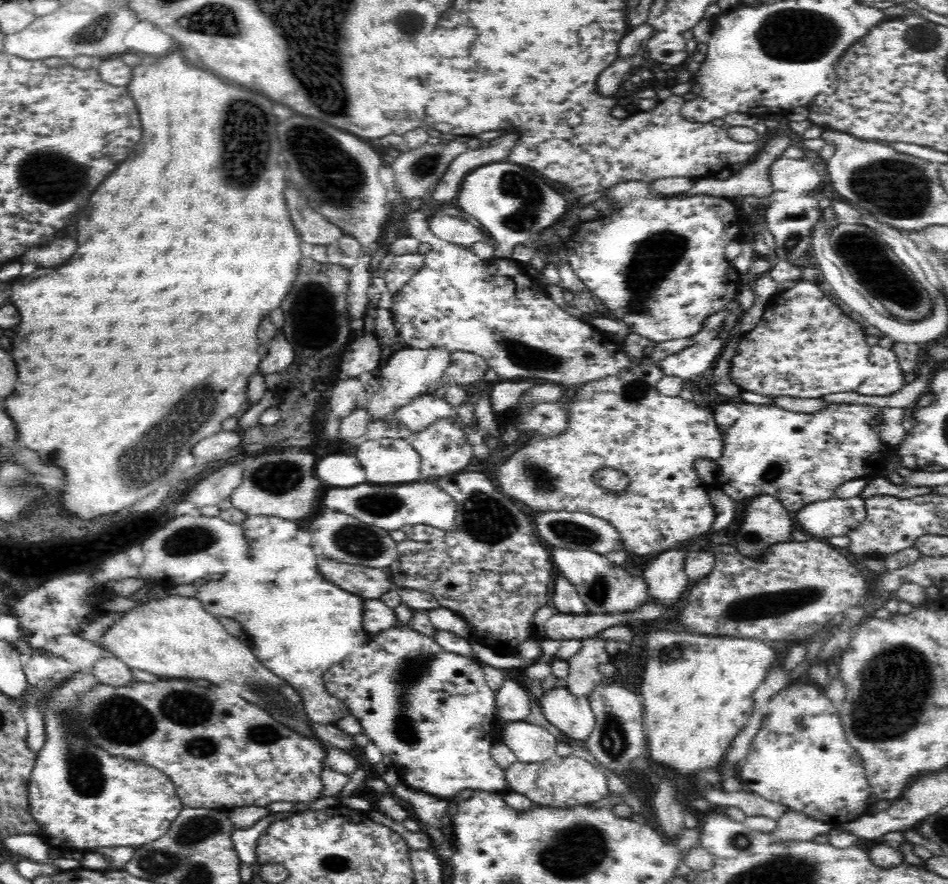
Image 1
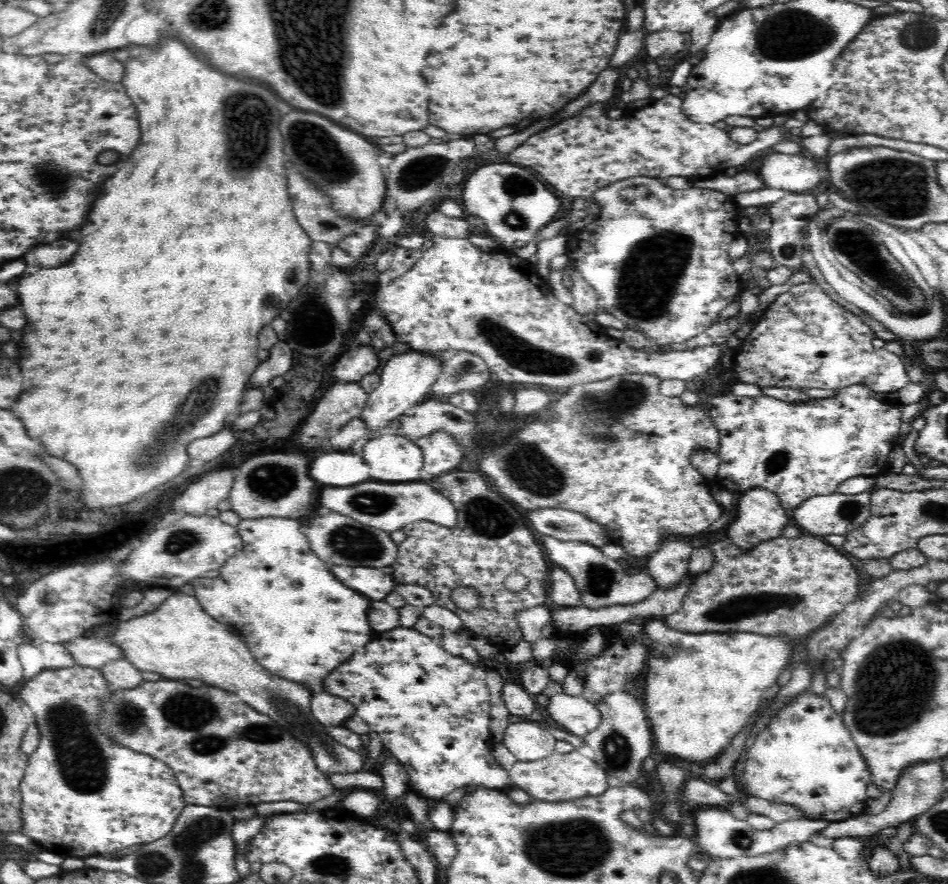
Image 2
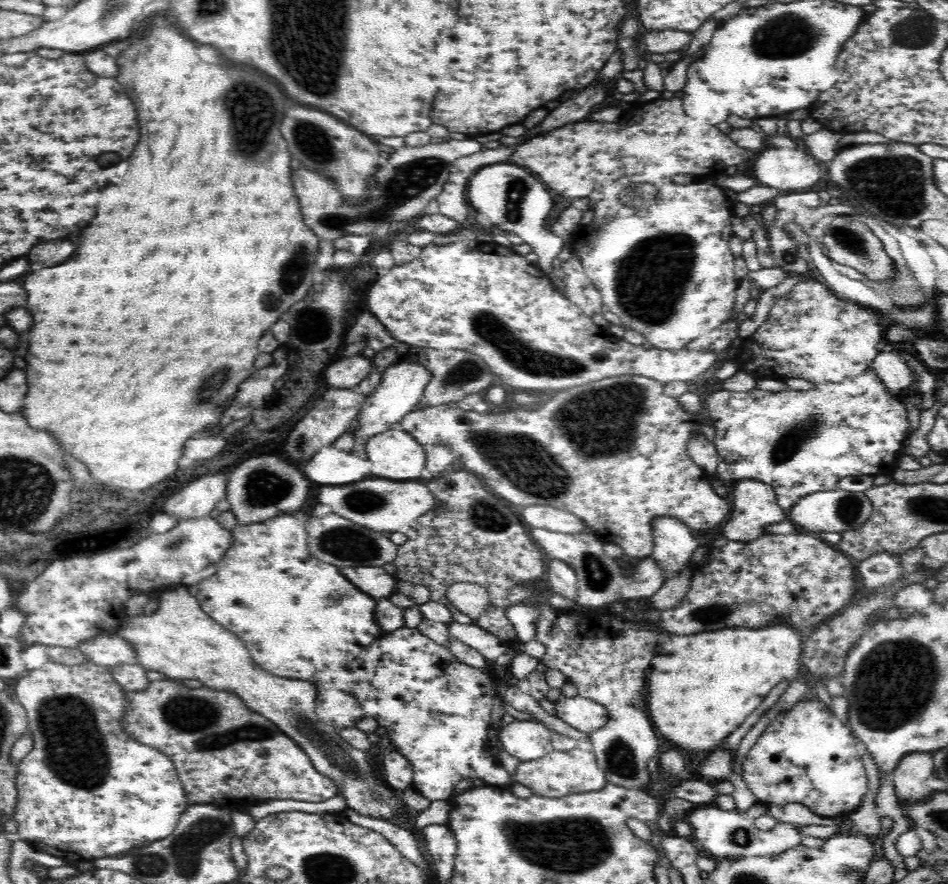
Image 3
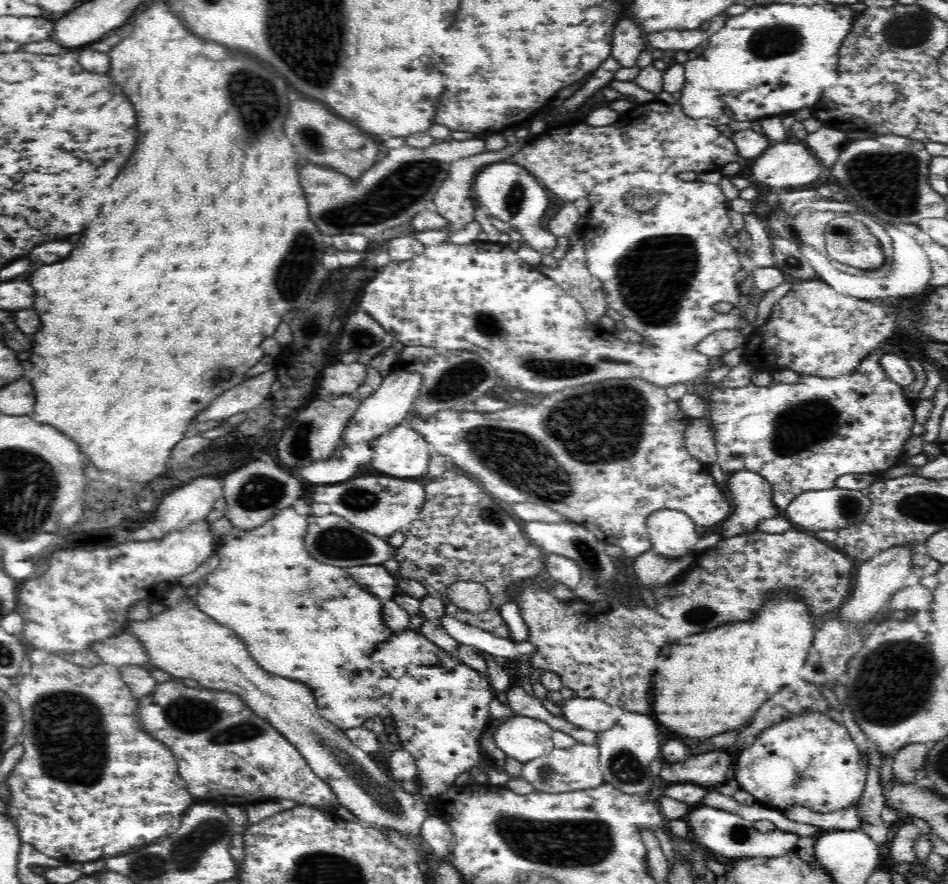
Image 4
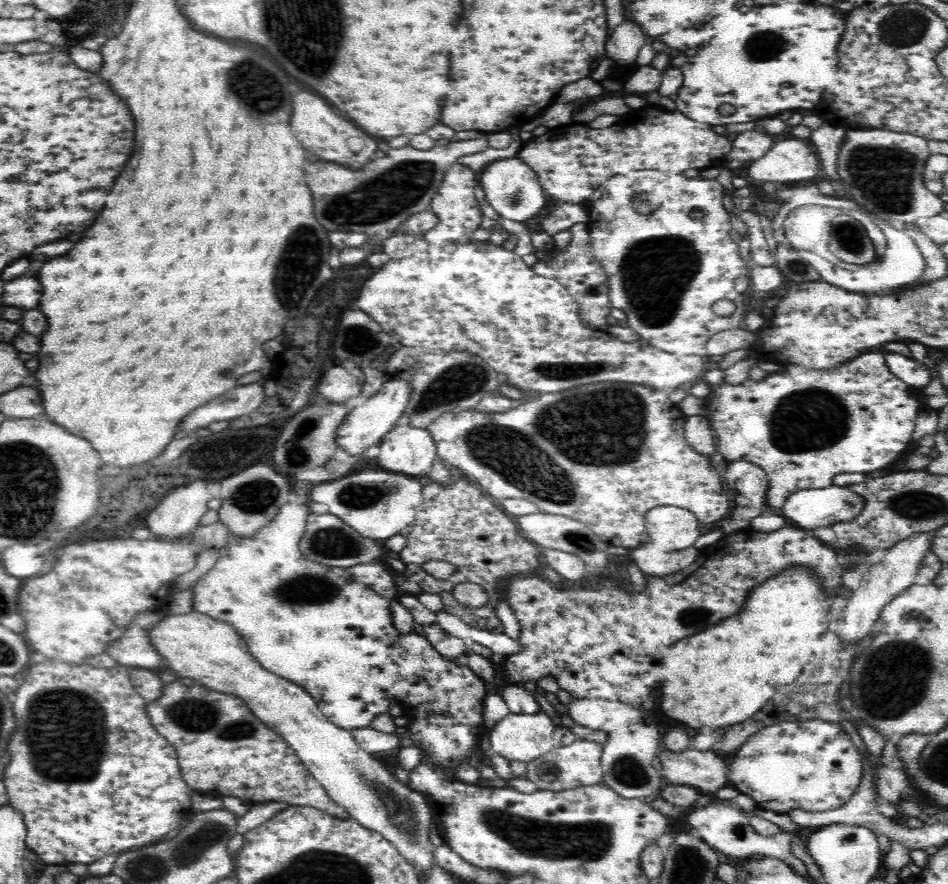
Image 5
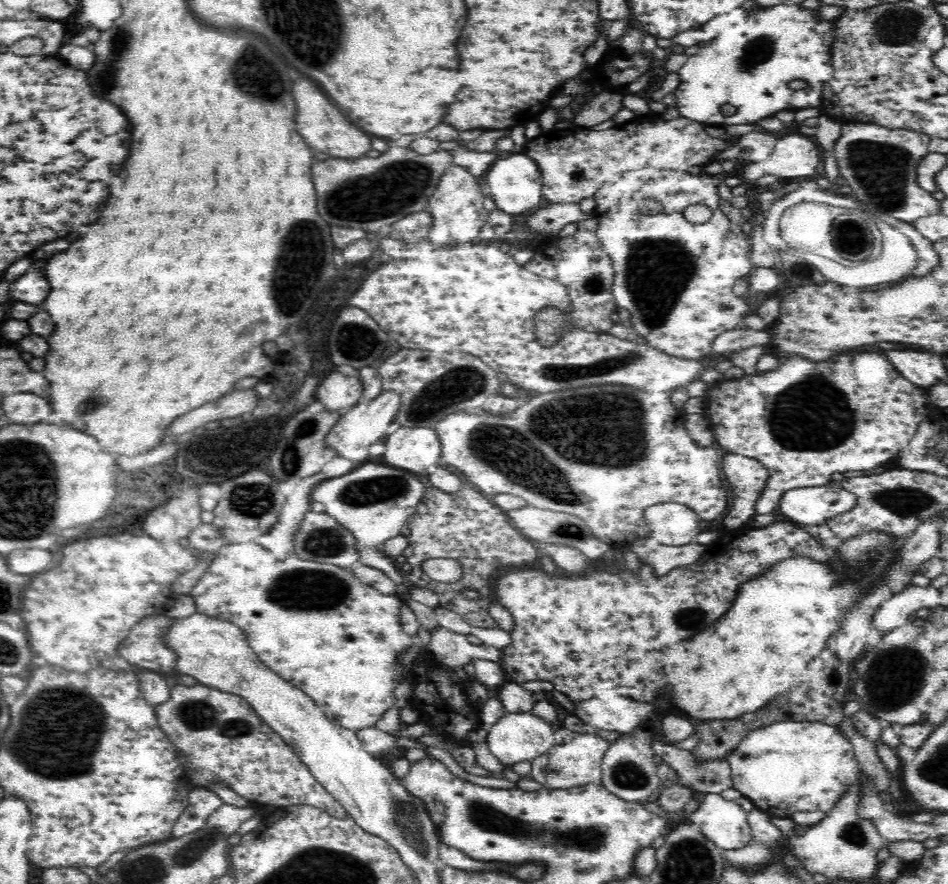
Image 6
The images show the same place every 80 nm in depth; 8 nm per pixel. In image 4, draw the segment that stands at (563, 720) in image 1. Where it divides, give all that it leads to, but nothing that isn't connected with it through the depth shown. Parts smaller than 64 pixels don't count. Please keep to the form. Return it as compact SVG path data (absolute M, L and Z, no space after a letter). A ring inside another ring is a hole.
M575 697L566 700L562 716L580 728L598 733L616 726L619 709L594 698Z

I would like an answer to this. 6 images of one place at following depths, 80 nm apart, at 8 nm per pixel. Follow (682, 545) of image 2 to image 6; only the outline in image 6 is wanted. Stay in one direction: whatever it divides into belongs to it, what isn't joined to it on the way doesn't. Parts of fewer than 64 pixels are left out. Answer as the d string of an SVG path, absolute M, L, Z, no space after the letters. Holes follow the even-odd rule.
M665 502L649 506L643 514L649 535L666 546L682 546L695 542L700 534L700 517L690 507Z

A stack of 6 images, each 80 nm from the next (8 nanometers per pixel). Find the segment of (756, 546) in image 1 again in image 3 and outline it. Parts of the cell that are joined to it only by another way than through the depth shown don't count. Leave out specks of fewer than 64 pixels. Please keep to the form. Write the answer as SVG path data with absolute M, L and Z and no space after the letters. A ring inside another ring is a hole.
M740 479L732 484L730 489L731 504L734 505L730 517L722 523L724 536L728 540L736 542L754 540L758 535L768 533L765 531L768 524L786 520L786 512L777 503L772 486L756 479Z

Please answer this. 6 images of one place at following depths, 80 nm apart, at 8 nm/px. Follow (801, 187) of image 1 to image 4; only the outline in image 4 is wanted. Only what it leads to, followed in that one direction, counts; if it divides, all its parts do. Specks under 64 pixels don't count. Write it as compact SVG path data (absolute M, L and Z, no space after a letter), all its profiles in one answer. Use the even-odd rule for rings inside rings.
M778 142L770 146L752 166L758 186L806 186L816 182L824 167L806 146L794 142Z

